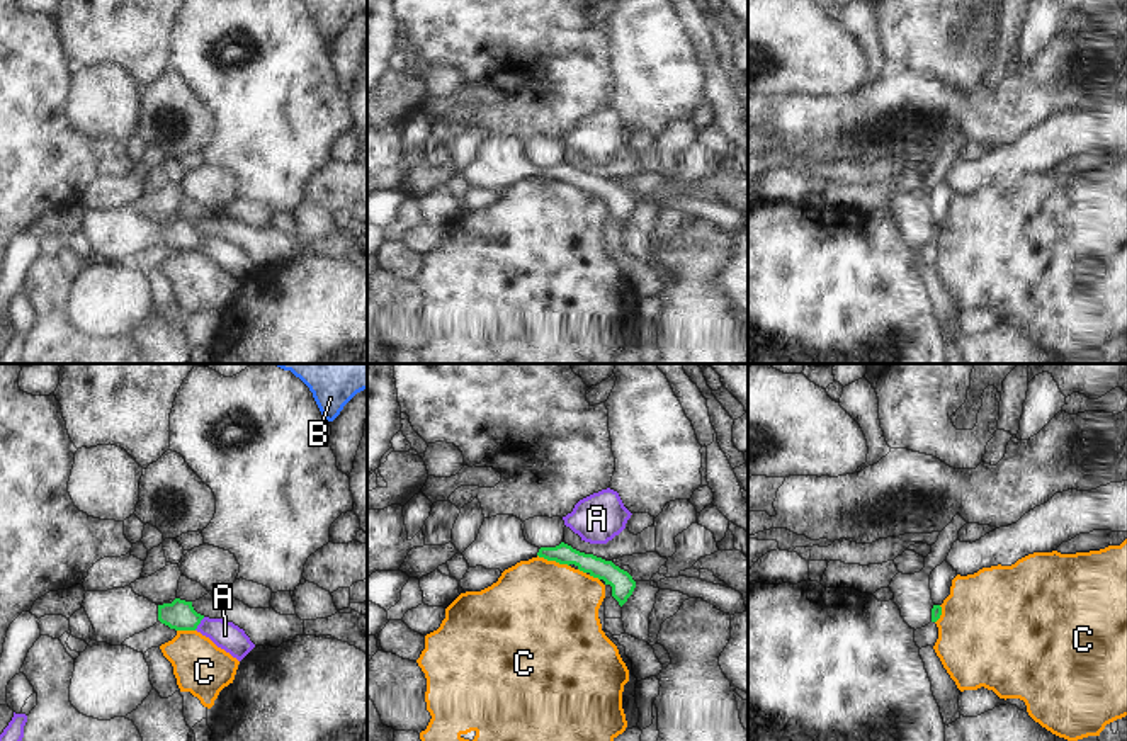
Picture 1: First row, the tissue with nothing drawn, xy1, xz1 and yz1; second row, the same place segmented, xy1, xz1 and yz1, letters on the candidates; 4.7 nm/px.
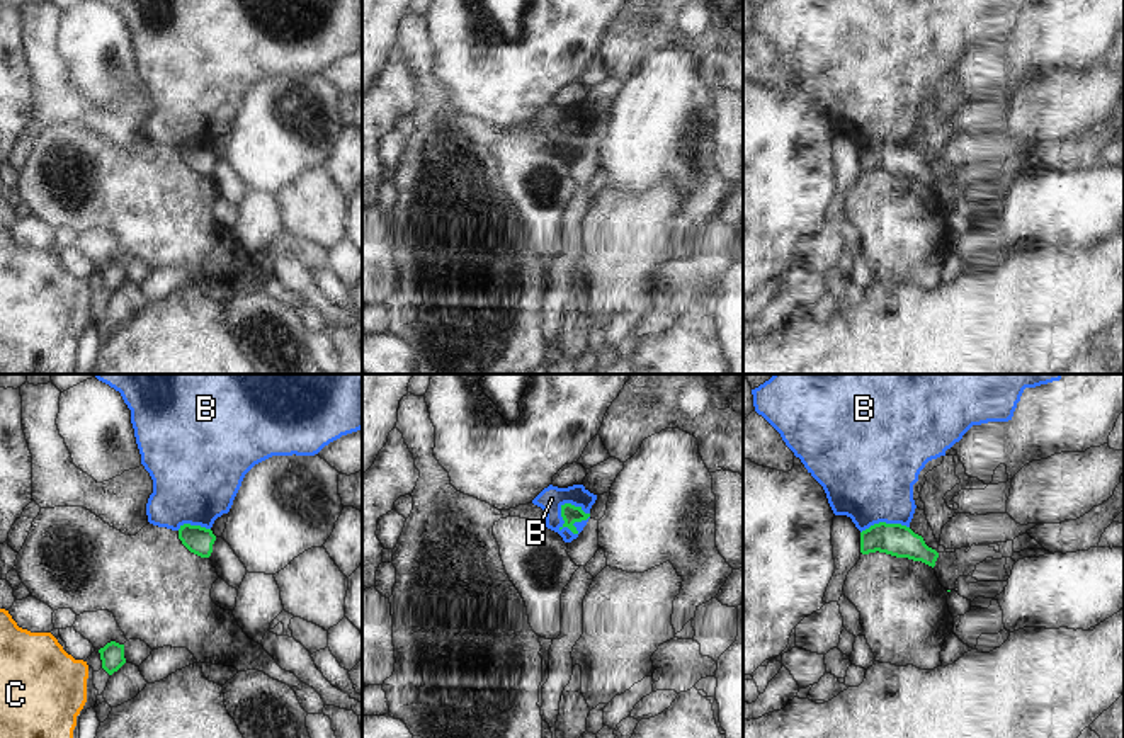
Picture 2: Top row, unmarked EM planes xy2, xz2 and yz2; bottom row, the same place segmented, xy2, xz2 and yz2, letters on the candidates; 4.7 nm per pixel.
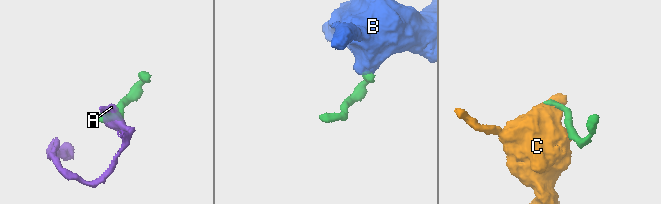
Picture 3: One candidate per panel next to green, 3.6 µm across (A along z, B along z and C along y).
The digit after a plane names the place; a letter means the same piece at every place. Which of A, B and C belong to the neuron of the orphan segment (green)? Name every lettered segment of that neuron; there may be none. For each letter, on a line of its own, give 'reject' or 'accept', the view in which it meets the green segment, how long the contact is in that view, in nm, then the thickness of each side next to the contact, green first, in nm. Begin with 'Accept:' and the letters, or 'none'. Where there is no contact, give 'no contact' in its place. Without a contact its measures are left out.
Accept: none
A: reject; meets green in xy1; contact 80 nm long; 140 nm thick on the green side, 130 nm on the other
B: reject; meets green in xz2; contact 170 nm long; 90 nm thick on the green side, 120 nm on the other
C: reject; meets green in xz1; contact 160 nm long; 100 nm thick on the green side, 480 nm on the other

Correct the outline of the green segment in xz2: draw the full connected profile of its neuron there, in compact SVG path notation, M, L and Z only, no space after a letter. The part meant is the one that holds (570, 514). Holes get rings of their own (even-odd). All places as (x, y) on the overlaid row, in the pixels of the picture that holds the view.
M571 503L561 505L561 517L565 520L563 527L568 527L573 534L578 534L575 522L587 520L590 514L585 514L582 507L575 507Z

